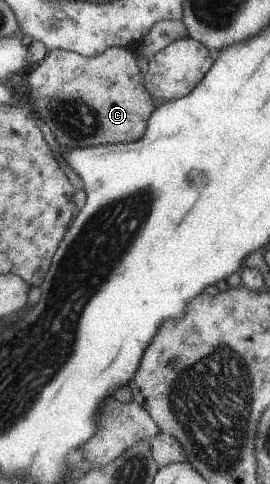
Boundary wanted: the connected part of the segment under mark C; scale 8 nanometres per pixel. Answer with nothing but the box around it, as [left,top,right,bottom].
[25,47,158,150]

